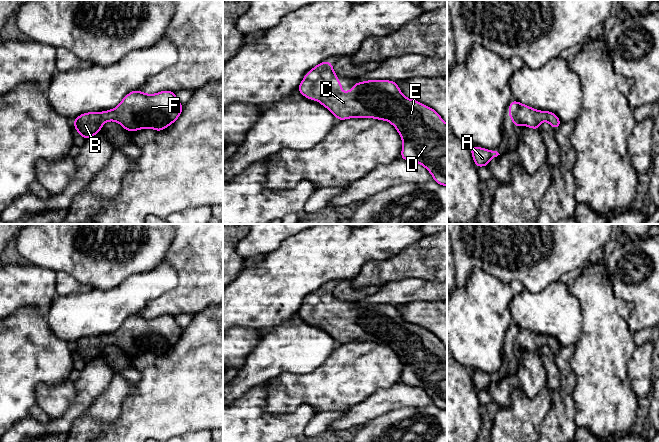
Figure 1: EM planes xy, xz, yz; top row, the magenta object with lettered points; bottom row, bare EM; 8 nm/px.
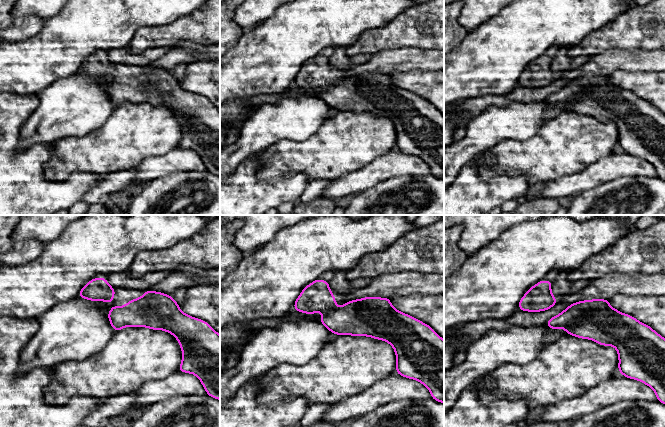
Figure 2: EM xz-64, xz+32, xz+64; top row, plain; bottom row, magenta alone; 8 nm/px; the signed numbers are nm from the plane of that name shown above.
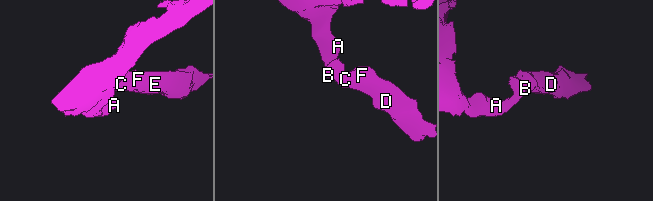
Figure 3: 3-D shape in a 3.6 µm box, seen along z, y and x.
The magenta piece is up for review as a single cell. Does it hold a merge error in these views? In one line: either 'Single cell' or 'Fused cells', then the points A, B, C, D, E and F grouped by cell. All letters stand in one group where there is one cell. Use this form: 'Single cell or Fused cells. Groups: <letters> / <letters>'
Single cell. Groups: A B C D E F

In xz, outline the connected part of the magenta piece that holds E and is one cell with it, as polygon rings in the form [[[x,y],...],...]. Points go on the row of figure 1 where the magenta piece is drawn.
[[[323,61],[306,73],[297,90],[310,100],[317,100],[332,112],[338,120],[348,118],[375,118],[390,122],[400,134],[403,141],[402,159],[424,166],[433,176],[433,180],[440,185],[447,186],[447,124],[432,108],[410,98],[405,97],[396,82],[389,80],[369,80],[353,84],[348,92],[341,92],[342,84],[333,71],[332,63]]]

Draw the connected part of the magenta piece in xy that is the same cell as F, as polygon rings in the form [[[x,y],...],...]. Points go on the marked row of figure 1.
[[[135,90],[114,109],[83,113],[73,120],[73,124],[84,139],[99,133],[107,121],[116,121],[129,132],[146,128],[162,131],[178,119],[183,107],[175,92],[165,90],[145,94]]]

